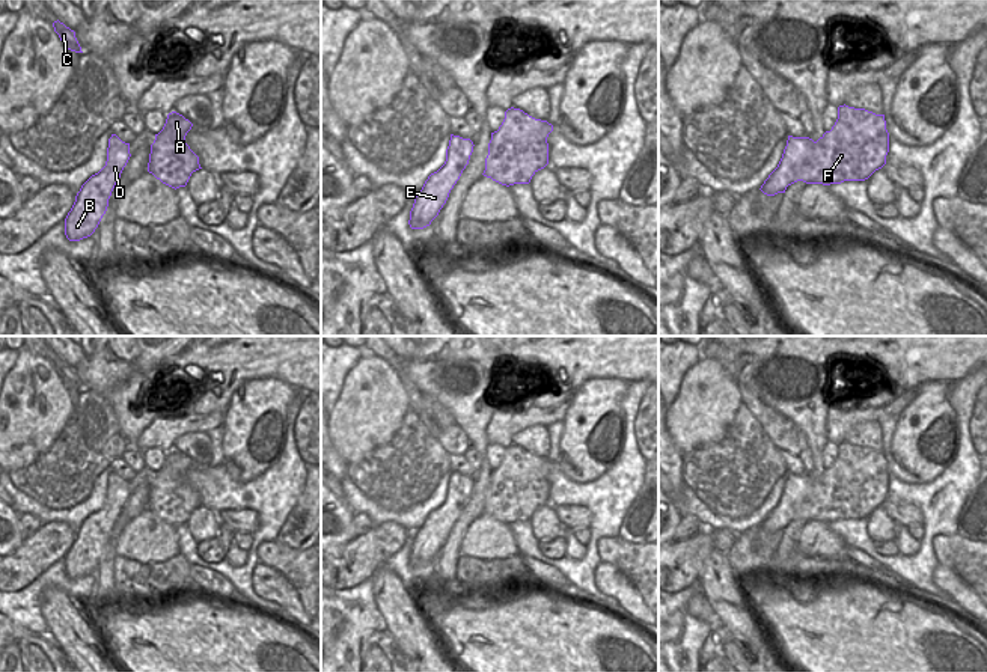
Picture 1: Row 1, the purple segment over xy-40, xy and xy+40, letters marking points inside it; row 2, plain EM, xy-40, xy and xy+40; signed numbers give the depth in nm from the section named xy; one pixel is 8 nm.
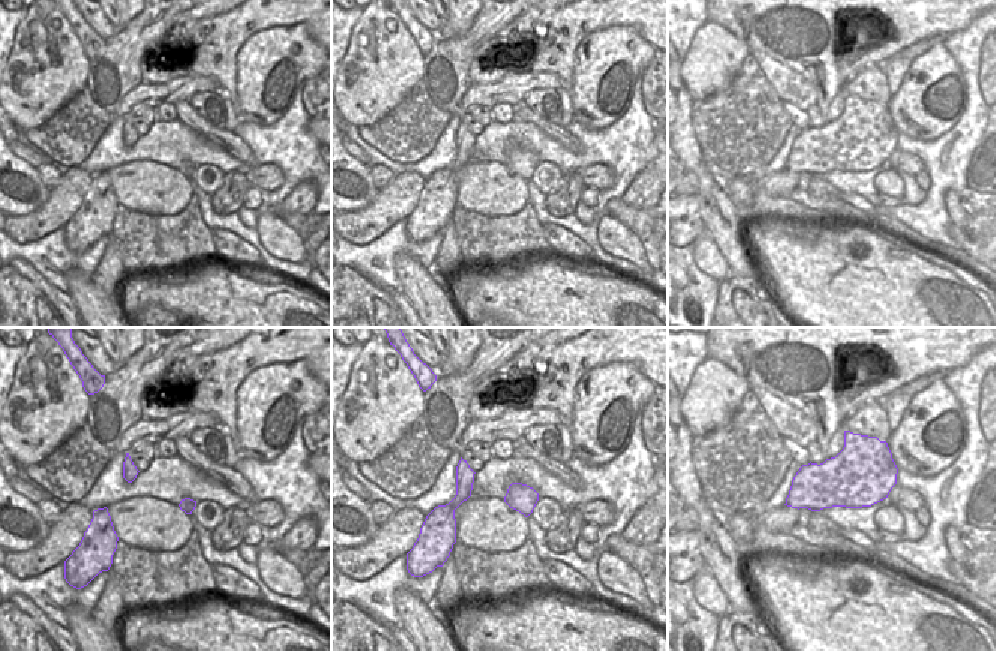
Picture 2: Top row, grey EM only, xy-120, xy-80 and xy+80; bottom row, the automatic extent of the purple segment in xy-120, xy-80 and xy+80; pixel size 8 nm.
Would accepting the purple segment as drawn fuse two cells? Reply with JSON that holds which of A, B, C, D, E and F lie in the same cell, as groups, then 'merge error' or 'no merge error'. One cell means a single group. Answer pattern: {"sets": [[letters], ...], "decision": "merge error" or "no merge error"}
{"sets": [["A", "B", "C", "D", "E", "F"]], "decision": "no merge error"}

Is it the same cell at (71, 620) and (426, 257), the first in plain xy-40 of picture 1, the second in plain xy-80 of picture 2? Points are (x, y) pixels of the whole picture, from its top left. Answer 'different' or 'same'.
different

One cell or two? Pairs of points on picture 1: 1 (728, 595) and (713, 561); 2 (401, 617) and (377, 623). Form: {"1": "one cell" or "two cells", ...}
{"1": "one cell", "2": "two cells"}

